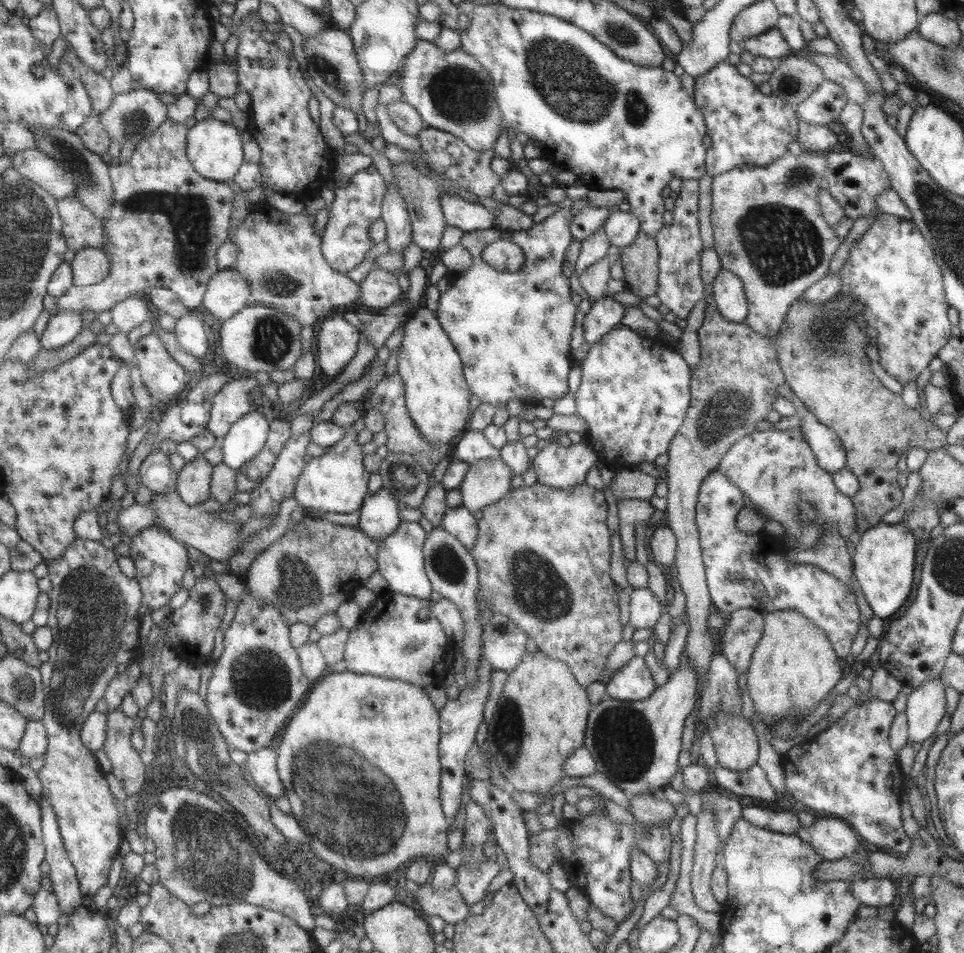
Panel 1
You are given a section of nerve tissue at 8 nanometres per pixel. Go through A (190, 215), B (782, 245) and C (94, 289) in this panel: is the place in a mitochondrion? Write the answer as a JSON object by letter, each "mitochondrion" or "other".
{"A":"mitochondrion","B":"mitochondrion","C":"other"}

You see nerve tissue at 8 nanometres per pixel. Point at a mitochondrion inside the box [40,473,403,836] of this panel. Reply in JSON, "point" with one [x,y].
{"point":[93,615]}

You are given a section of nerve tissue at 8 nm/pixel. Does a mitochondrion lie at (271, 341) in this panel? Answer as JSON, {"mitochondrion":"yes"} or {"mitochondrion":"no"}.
{"mitochondrion":"yes"}

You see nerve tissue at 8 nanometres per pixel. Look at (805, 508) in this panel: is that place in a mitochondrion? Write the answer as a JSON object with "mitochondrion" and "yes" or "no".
{"mitochondrion":"yes"}

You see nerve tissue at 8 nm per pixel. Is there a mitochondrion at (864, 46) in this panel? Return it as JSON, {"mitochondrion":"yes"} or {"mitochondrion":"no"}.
{"mitochondrion":"no"}

